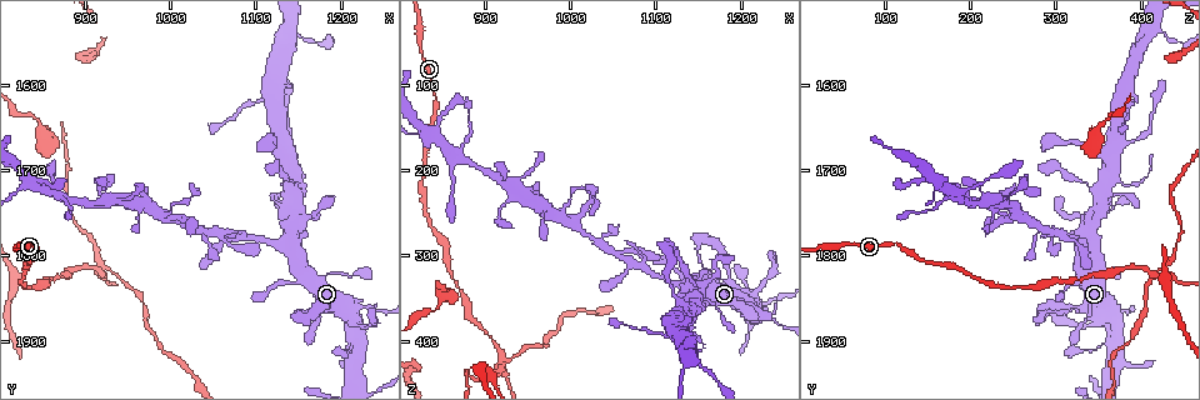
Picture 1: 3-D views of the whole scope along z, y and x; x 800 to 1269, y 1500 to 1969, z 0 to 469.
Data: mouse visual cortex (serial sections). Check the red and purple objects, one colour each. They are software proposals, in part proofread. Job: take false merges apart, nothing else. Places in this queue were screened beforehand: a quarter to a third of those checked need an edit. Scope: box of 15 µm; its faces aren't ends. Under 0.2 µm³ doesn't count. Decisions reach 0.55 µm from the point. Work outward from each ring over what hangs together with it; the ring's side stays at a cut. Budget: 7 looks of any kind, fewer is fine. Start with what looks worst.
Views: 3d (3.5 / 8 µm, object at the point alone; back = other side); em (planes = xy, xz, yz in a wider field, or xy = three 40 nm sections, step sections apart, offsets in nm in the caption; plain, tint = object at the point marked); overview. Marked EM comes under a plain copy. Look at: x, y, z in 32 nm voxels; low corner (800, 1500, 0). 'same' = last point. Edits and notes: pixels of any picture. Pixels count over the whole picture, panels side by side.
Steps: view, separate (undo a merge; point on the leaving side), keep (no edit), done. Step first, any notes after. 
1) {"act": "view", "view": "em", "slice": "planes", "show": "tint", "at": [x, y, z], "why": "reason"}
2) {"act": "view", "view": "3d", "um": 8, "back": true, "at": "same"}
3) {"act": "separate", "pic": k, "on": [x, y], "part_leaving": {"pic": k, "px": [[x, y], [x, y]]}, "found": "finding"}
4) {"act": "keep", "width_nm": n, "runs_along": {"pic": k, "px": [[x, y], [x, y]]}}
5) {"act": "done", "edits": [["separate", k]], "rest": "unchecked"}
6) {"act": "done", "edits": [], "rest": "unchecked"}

{"act": "view", "view": "3d", "um": 3.5, "at": [920, 1820, 430], "why": "abrupt turn"}

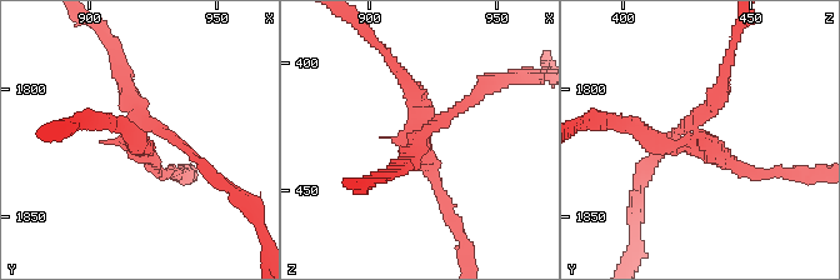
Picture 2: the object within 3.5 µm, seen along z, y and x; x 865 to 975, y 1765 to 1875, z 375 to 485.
{"act": "view", "view": "em", "slice": "xy", "step": 3, "show": "tint", "at": [919, 1821, 426], "arms": 4, "arm_widths_nm": [150, 150, 200, 200], "why": "now the EM"}

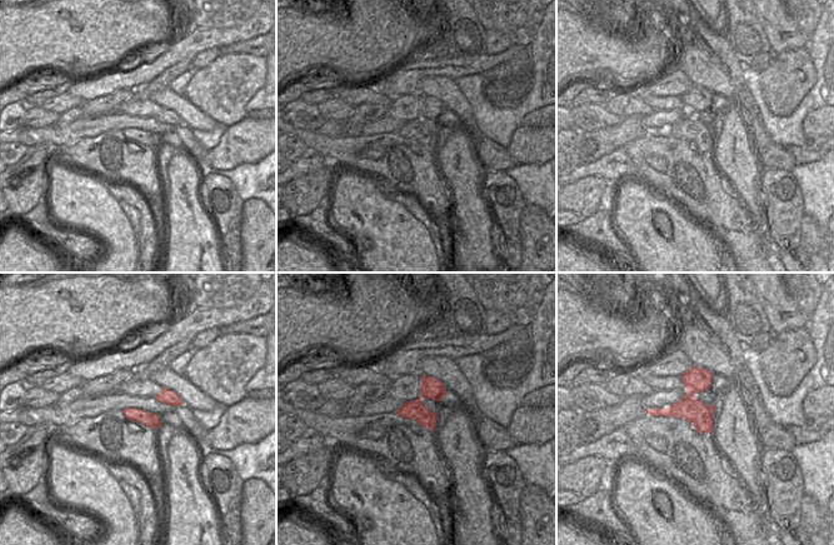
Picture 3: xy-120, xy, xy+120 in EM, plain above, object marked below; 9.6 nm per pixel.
{"act": "separate", "pic": 2, "on": [724, 90], "part_leaving": {"pic": 2, "px": [[145, 129], [169, 133], [234, 190]]}, "found": "two cells meet here"}

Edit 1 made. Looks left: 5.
{"act": "view", "view": "overview", "why": "redraw"}

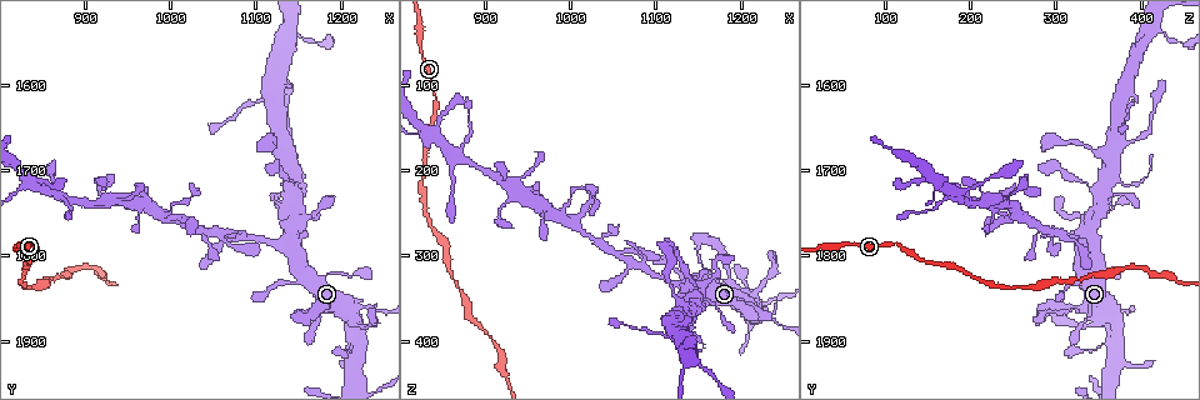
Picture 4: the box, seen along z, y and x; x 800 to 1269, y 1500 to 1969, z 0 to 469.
{"act": "view", "view": "em", "slice": "xy", "step": 1, "show": "tint", "at": [1130, 1790, 335], "why": "arms part here"}

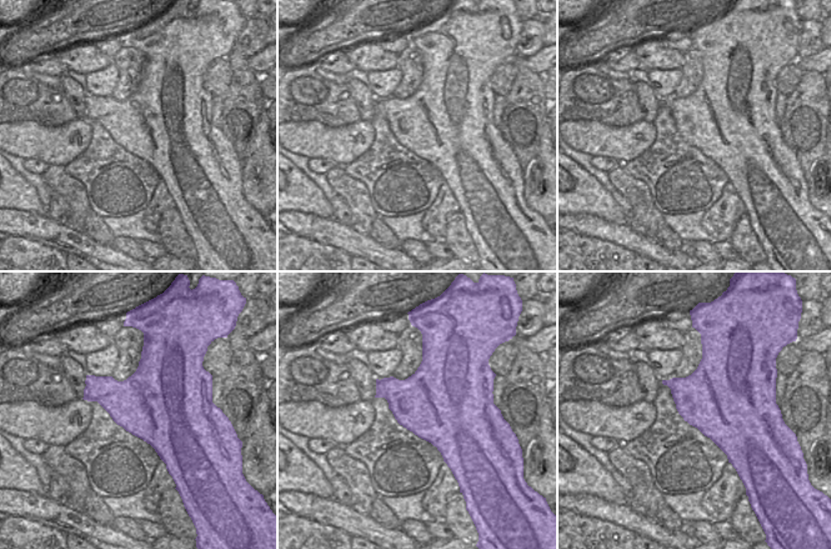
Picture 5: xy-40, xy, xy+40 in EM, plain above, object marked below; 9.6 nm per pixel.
{"act": "view", "view": "3d", "um": 3.5, "at": "same"}

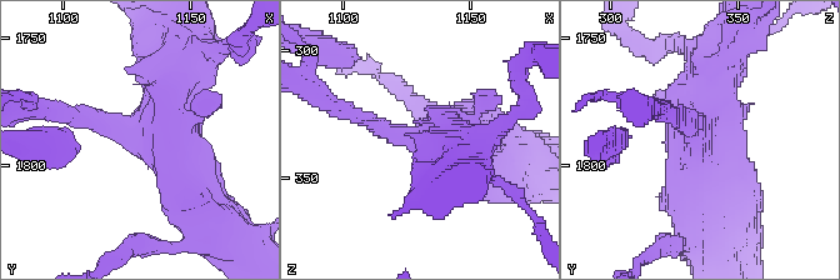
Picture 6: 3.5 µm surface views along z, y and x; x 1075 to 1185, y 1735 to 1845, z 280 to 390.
{"act": "keep", "found": "continuous, no second cell"}

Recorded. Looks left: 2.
{"act": "view", "view": "3d", "um": 8, "at": [1140, 1540, 420], "why": "side arm on a straight run"}

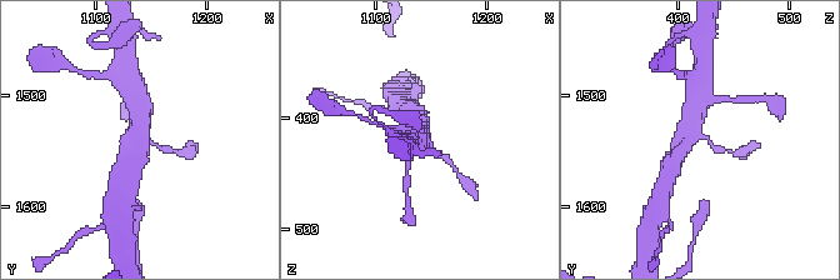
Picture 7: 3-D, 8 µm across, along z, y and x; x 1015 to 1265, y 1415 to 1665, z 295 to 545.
{"act": "view", "view": "em", "slice": "xy", "step": 1, "show": "tint", "at": [1142, 1536, 420]}

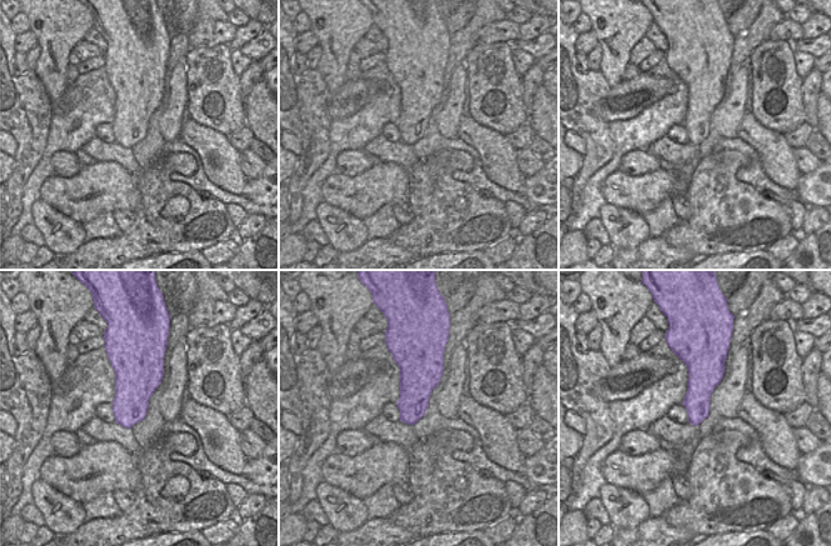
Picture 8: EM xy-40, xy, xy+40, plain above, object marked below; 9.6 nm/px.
{"act": "keep", "runs_along": {"pic": 7, "px": [[671, 164], [690, 134], [700, 99]]}, "found": "all the same cell"}

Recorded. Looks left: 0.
{"act": "done", "edits": [["separate", 2]], "rest": "unchecked"}

